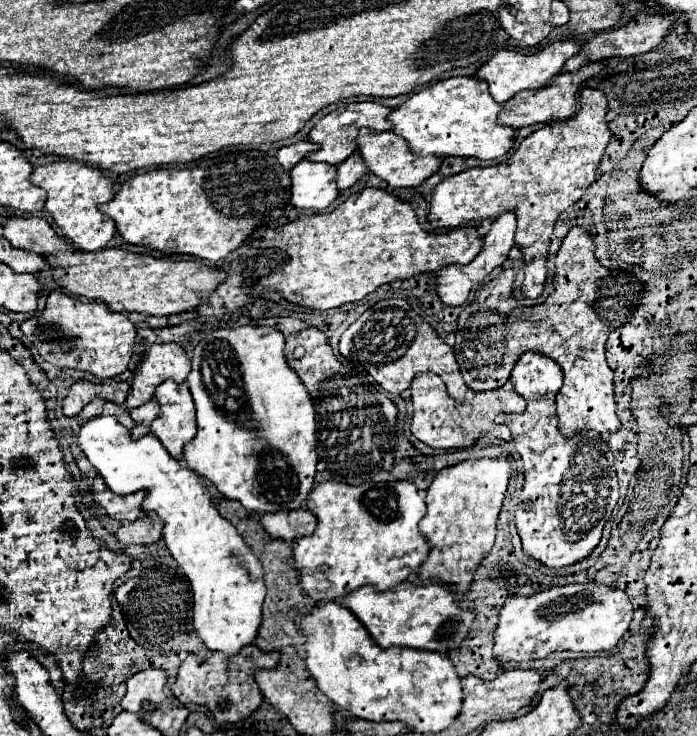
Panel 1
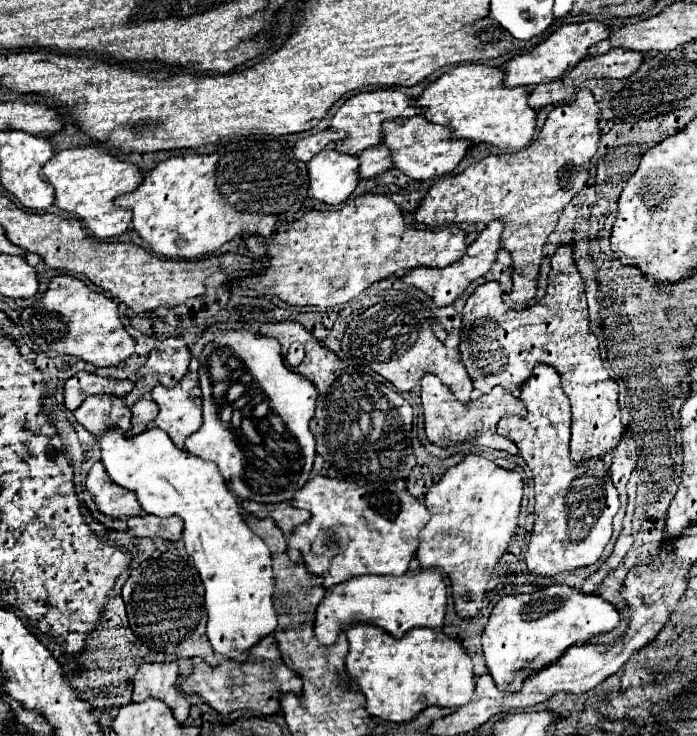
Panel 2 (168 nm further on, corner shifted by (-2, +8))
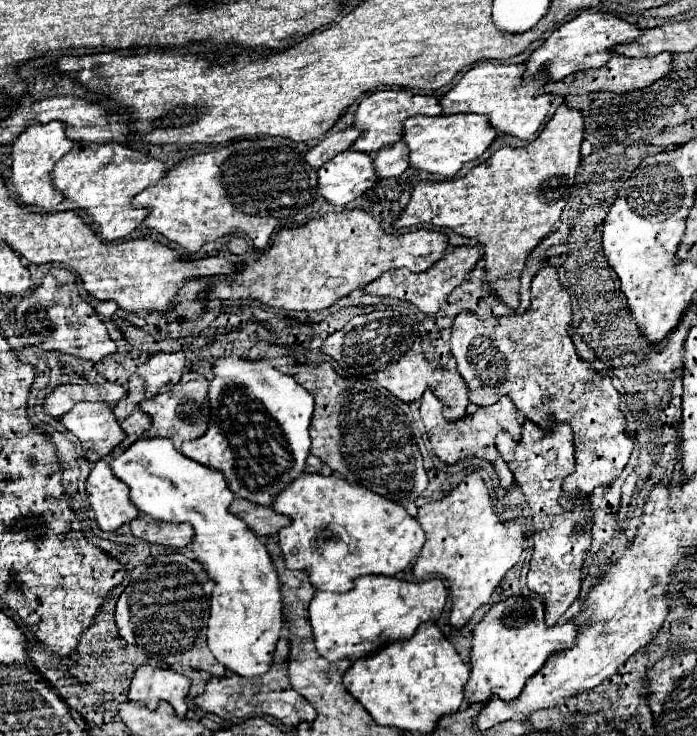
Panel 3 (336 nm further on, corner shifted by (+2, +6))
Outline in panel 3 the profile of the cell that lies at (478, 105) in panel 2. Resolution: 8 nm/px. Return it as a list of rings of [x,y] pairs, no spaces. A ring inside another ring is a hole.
[[[477,63],[473,69],[469,69],[461,81],[447,91],[441,99],[439,105],[443,107],[443,115],[451,115],[451,113],[483,113],[489,117],[489,125],[499,131],[499,133],[507,133],[515,139],[531,139],[549,109],[551,103],[551,95],[539,95],[535,99],[537,93],[537,85],[529,87],[523,83],[523,73],[525,73],[525,65],[495,65],[495,63]]]

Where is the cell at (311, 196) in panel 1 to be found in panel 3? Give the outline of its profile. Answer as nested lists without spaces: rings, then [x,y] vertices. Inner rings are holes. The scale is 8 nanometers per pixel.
[[[343,151],[327,161],[319,171],[319,193],[333,205],[347,205],[361,197],[377,181],[371,169],[371,155],[361,151]]]

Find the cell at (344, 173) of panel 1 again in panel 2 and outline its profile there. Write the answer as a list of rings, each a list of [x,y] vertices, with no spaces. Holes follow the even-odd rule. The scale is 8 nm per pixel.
[[[383,143],[359,153],[359,161],[361,161],[359,173],[361,173],[361,177],[375,177],[375,175],[385,173],[387,169],[391,169],[393,163],[389,163],[389,159],[391,159],[389,153],[391,151]]]

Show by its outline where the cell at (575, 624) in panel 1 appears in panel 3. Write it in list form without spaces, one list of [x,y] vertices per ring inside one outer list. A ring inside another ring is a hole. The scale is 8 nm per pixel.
[[[519,595],[495,603],[473,631],[471,679],[465,683],[465,699],[469,703],[487,701],[491,695],[503,701],[515,699],[525,689],[525,681],[533,677],[549,657],[575,647],[577,633],[579,629],[573,621],[549,627],[545,619],[535,619],[535,599],[531,597]]]

